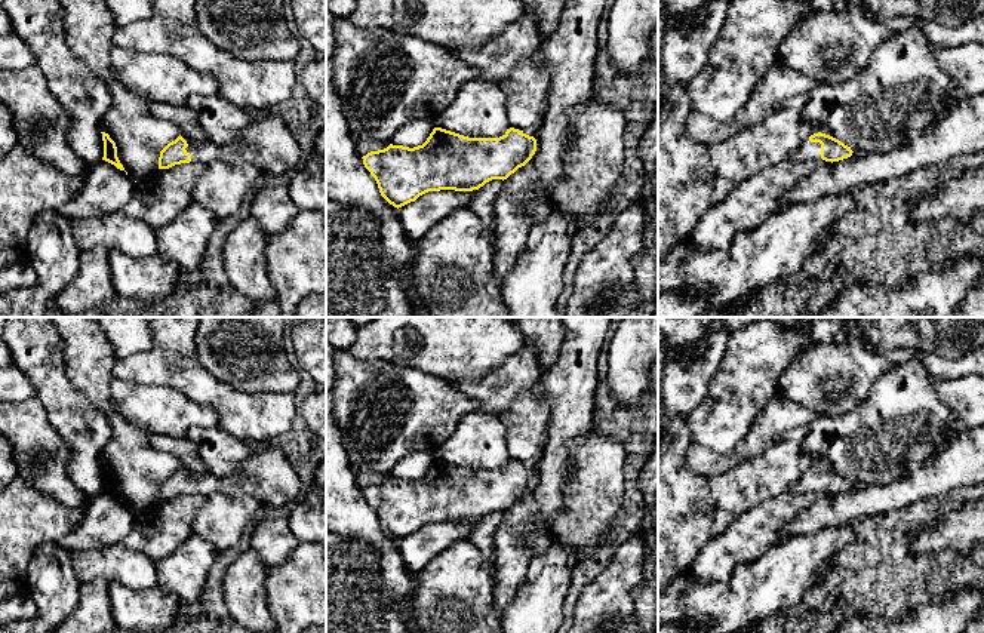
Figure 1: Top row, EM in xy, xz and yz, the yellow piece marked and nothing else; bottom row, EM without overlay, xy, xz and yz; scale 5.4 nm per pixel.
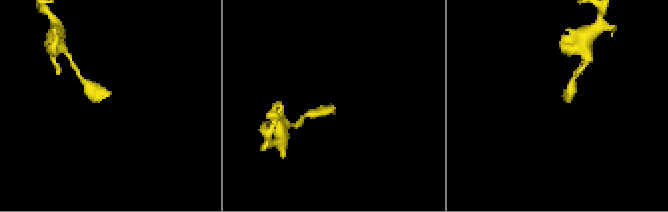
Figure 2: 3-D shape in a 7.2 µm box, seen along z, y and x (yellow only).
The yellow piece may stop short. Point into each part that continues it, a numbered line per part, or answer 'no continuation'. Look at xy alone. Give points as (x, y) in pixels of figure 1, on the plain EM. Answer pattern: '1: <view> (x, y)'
1: xy (266, 475)

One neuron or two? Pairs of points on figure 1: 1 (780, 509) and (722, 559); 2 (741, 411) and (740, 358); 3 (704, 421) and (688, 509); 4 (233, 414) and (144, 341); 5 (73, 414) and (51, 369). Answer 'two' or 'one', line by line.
1: one
2: one
3: two
4: two
5: one

